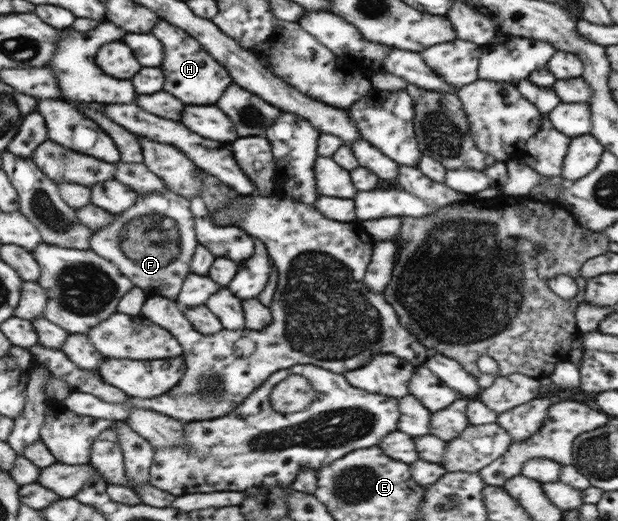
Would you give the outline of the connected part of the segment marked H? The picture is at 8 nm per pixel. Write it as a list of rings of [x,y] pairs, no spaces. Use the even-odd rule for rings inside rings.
[[[159,21],[150,31],[164,45],[165,59],[161,69],[165,73],[165,91],[183,101],[185,105],[213,105],[223,95],[223,91],[232,84],[226,67],[219,63],[203,46],[179,27]]]

